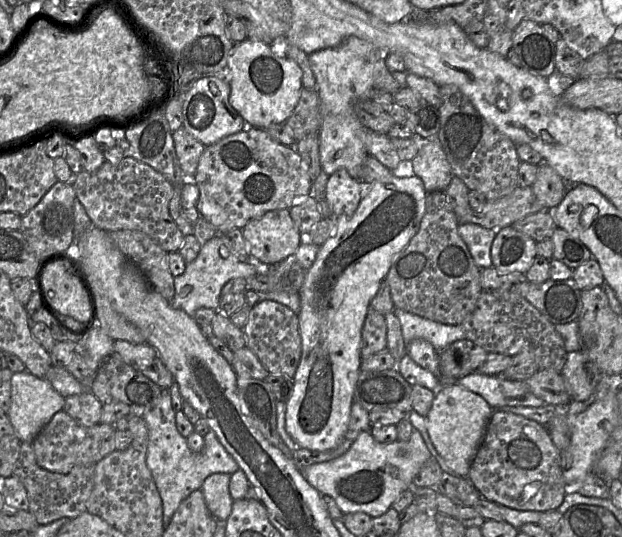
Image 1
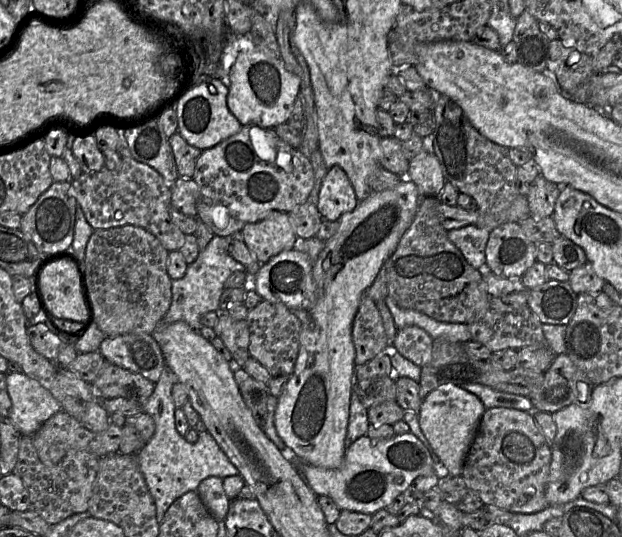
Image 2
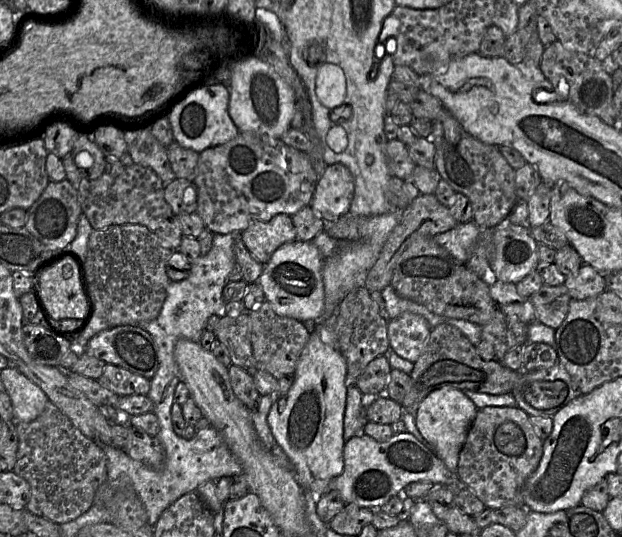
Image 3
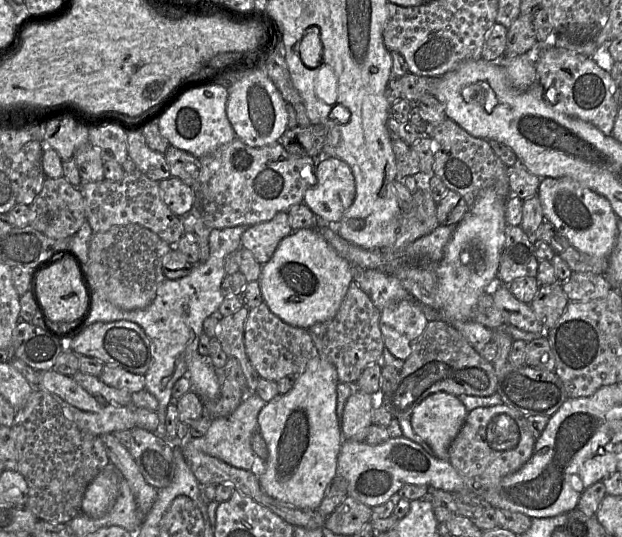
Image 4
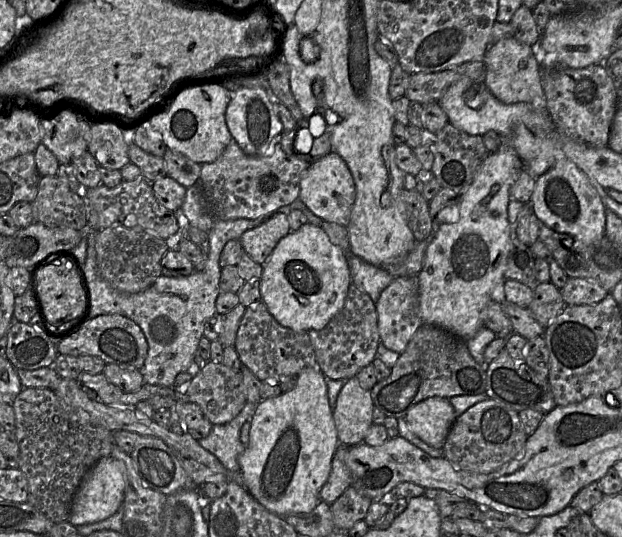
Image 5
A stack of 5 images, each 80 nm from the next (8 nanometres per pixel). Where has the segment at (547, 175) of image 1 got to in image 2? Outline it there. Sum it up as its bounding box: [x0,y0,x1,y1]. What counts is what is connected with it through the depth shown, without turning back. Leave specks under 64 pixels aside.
[527,174,566,218]

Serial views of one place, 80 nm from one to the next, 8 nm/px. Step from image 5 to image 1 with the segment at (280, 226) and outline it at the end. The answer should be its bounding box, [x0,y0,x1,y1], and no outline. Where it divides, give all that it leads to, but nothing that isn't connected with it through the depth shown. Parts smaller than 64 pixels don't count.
[242,209,308,265]

